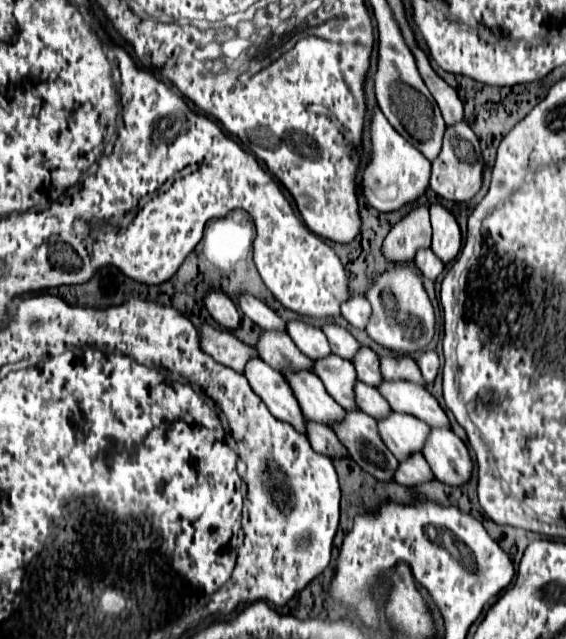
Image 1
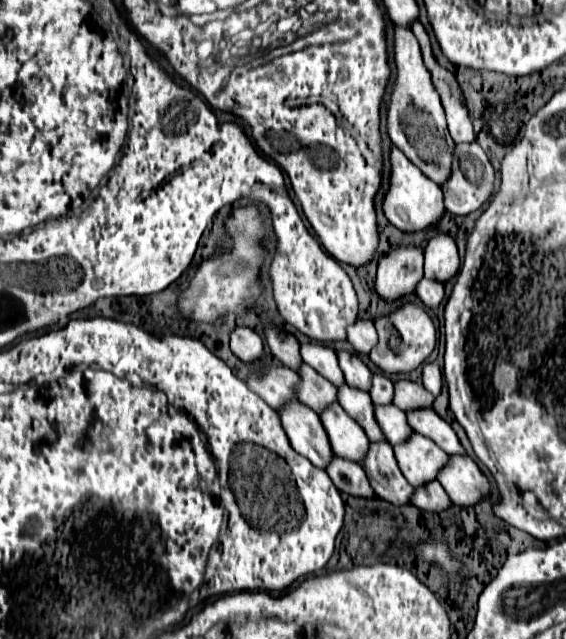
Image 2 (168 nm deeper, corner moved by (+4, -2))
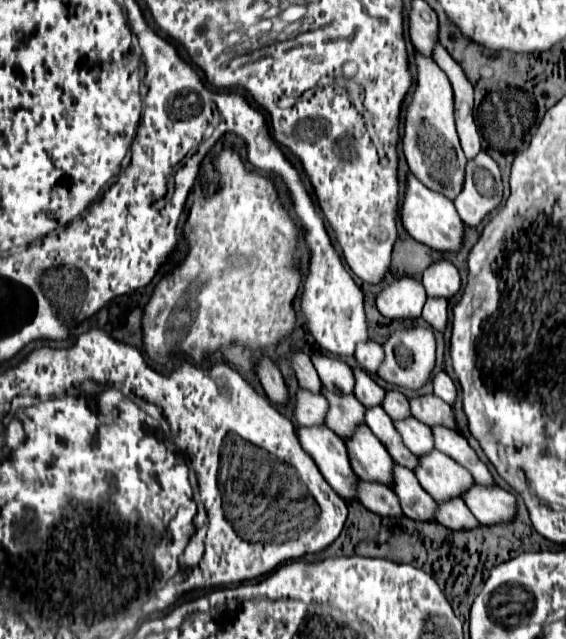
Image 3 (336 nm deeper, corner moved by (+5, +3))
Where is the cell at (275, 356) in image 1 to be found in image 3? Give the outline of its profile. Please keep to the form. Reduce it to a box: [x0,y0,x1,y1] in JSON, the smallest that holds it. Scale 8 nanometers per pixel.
[320,386,364,436]

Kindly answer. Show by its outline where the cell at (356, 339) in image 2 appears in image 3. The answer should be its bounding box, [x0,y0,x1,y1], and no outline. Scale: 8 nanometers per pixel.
[354,338,384,374]

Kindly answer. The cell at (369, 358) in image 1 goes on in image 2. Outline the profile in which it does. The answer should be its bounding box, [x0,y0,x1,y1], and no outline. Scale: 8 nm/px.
[369,375,393,405]

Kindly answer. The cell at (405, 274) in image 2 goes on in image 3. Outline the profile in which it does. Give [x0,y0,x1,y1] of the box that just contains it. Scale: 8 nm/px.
[376,276,426,318]

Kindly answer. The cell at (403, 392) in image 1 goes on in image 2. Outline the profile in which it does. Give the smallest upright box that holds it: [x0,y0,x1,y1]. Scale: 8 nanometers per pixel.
[407,409,467,455]

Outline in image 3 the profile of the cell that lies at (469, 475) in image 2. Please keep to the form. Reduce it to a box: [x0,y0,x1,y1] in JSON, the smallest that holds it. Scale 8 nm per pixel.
[460,482,516,526]

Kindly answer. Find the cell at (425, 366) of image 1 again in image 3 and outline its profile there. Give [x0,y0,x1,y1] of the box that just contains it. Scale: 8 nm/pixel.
[432,370,456,404]

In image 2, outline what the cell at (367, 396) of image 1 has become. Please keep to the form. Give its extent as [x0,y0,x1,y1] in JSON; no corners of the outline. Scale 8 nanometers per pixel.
[375,405,409,443]

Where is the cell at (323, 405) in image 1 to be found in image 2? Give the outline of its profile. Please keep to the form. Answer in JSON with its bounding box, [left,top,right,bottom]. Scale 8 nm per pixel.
[319,403,369,463]

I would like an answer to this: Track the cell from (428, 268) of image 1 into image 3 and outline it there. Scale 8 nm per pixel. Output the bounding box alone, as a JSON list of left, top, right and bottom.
[422,298,448,330]

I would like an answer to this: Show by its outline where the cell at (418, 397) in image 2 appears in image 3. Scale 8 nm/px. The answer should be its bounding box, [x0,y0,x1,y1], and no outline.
[410,394,456,428]

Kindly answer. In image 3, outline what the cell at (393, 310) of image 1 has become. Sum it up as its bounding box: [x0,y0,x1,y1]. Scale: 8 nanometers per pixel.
[378,326,436,390]

